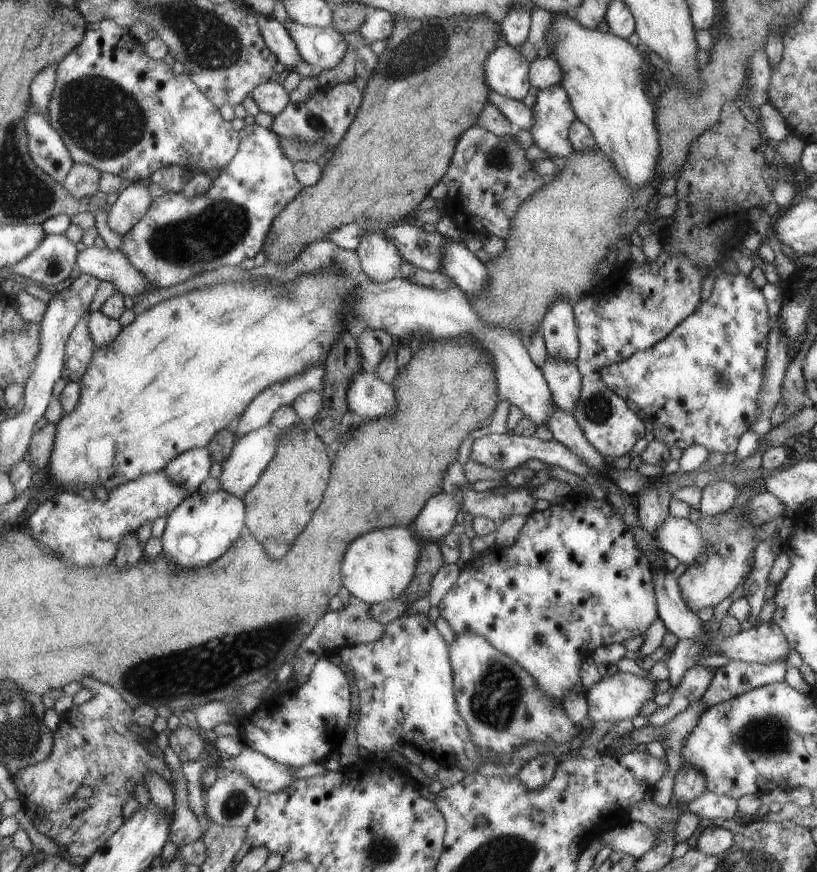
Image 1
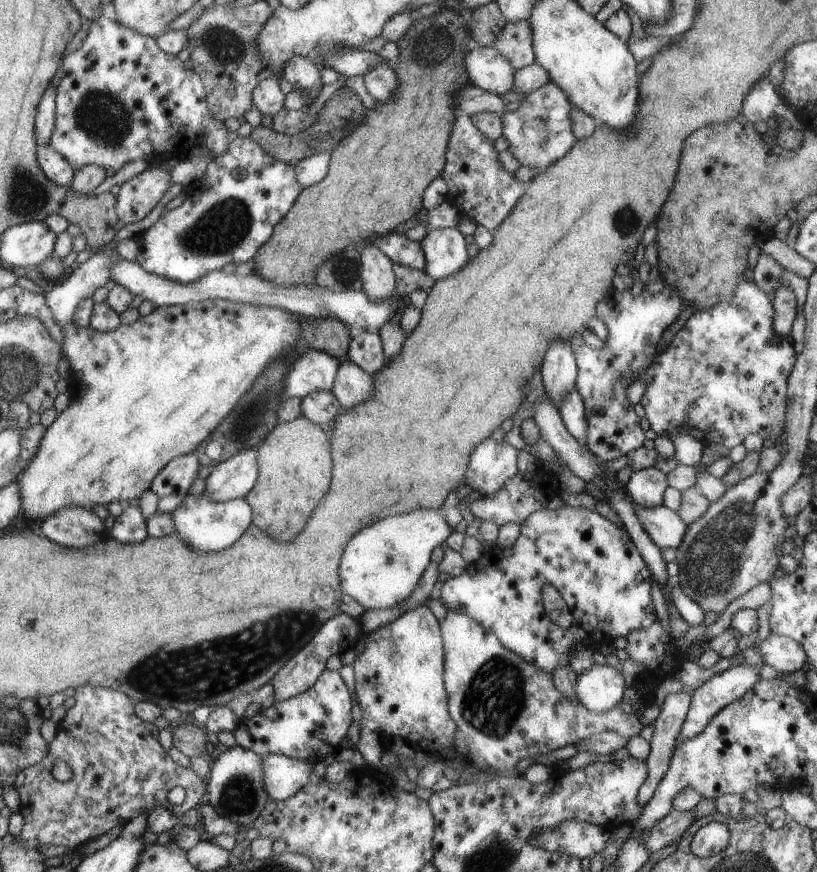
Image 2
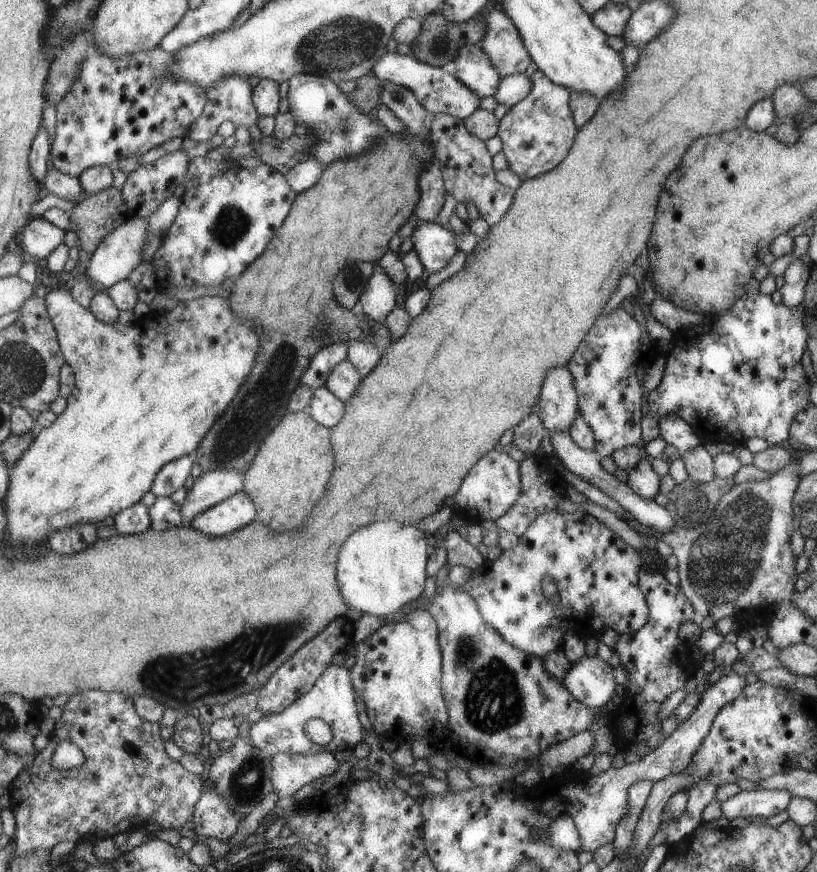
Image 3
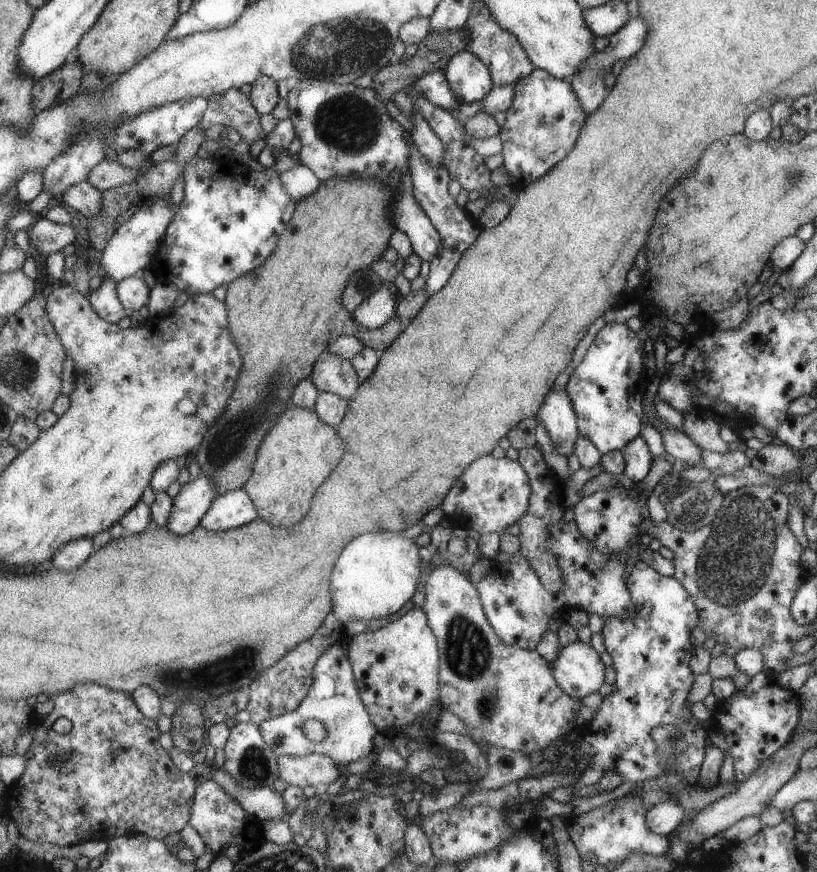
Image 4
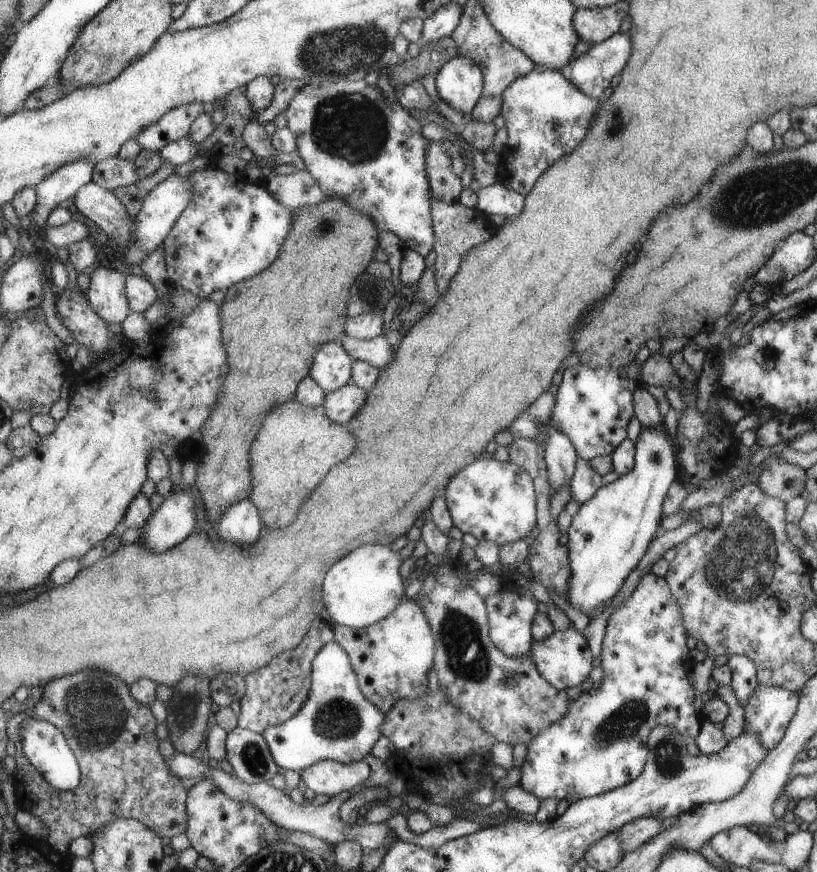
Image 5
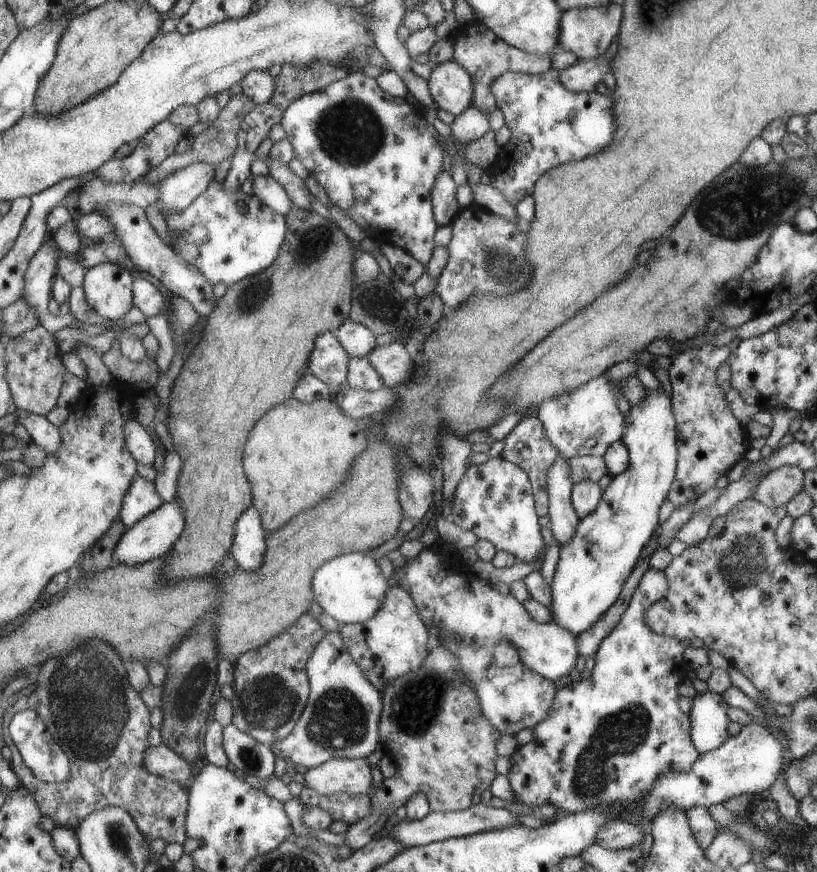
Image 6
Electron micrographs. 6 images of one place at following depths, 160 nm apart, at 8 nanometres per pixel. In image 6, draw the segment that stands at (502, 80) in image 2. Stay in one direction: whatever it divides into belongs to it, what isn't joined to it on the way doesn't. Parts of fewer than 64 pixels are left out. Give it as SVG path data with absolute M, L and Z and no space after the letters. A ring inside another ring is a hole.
M453 59L432 68L427 85L437 109L454 116L470 107L474 98L474 78Z

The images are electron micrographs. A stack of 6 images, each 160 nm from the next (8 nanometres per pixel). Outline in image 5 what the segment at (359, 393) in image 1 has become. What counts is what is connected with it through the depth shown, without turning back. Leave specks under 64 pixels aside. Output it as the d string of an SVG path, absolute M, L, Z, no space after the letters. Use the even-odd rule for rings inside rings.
M340 339L324 343L313 357L310 376L324 393L335 391L350 383L353 362L342 347Z

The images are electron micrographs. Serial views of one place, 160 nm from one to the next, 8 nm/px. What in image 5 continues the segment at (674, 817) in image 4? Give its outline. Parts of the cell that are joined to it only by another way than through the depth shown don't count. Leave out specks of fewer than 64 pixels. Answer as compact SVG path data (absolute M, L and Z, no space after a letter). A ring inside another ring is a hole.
M642 817L617 829L616 838L623 853L632 852L637 846L656 836L660 832L660 823L655 818Z

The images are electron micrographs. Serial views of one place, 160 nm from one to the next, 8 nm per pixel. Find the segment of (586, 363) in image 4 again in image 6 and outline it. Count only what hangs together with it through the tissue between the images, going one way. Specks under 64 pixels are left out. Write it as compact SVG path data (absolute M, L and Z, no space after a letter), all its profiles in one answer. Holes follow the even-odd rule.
M595 376L578 388L571 388L559 396L553 396L539 404L535 415L545 430L545 438L553 449L563 458L590 455L603 457L611 444L620 441L626 434L626 420L616 405L617 393L621 393L619 381L609 380L607 376Z

